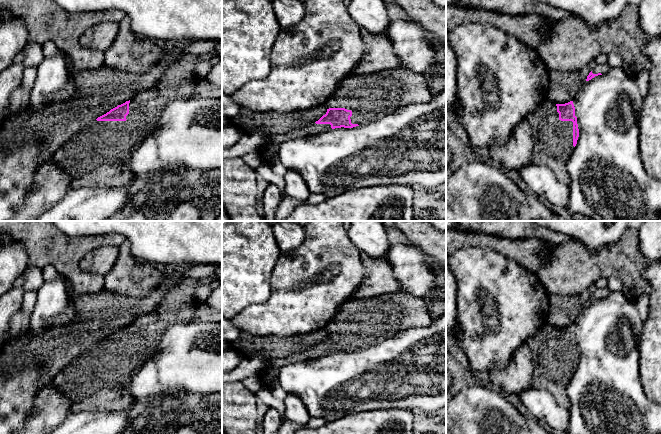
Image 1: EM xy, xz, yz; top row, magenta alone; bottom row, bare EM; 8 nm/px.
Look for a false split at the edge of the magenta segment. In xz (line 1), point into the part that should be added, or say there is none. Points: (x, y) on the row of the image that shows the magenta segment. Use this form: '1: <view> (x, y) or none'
1: xz (372, 96)

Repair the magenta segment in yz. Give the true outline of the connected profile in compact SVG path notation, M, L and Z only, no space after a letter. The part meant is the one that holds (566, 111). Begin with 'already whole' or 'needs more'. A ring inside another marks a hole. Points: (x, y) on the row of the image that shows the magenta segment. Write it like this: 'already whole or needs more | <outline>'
needs more | M546 98L526 119L533 137L532 163L548 167L569 187L567 162L579 137L573 101L555 104Z

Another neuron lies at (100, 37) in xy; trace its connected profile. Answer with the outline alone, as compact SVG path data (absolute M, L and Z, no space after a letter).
M103 22L86 30L80 37L82 46L105 52L114 42L119 22Z

